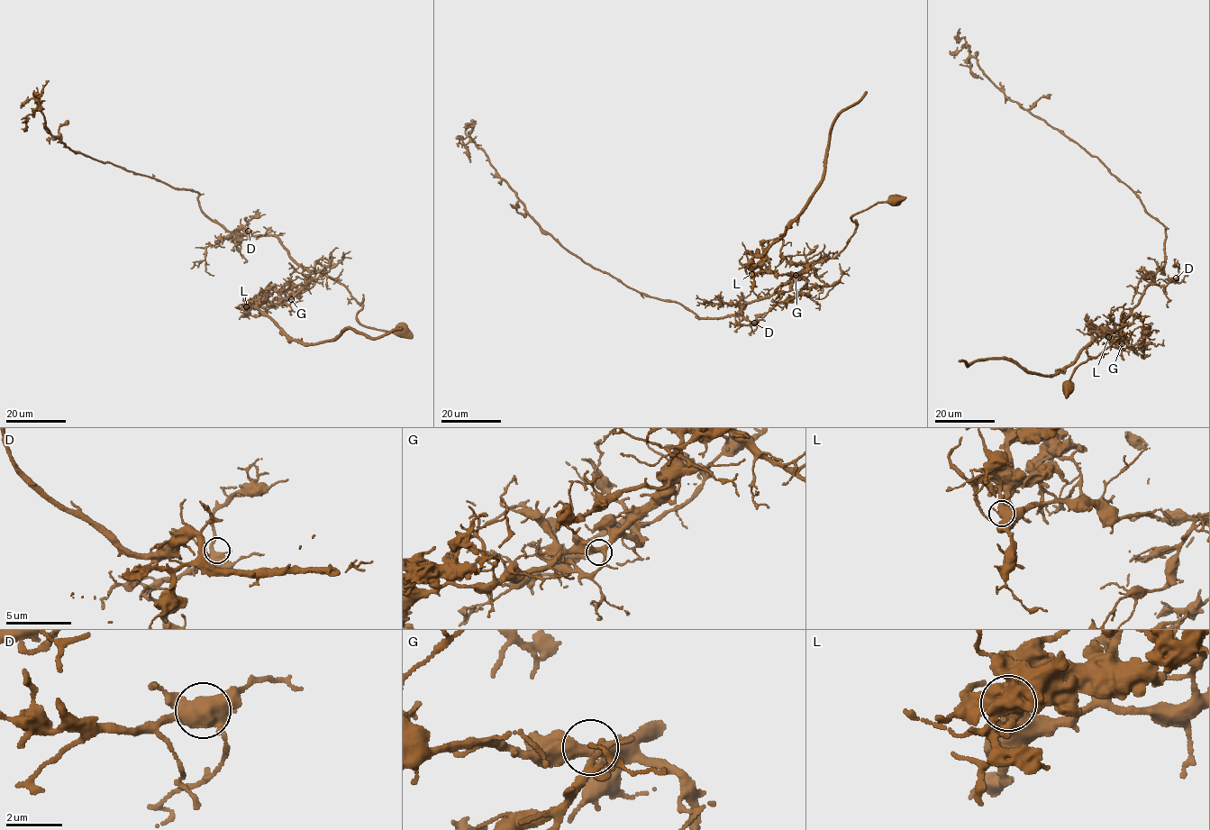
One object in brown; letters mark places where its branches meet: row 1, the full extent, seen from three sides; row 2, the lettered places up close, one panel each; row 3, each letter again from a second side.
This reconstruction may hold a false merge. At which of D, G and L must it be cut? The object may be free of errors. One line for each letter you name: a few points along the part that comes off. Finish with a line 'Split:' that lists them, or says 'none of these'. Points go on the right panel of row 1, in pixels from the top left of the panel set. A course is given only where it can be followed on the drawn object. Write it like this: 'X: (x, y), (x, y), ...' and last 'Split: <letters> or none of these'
L: (1108, 337), (1094, 331), (1089, 342), (1069, 364), (1044, 376), (1002, 359), (977, 360), (968, 365), (959, 360)
Split: L

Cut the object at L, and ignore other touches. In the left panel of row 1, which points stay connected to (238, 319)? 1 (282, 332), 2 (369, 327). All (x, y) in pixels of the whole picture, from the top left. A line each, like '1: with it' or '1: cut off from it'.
1: cut off from it
2: with it

